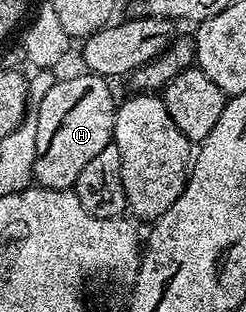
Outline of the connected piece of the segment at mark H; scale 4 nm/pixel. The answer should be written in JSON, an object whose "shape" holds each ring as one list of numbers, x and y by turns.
{"shape":[[86,73,84,77,81,91,58,116,57,131,50,136,49,143,46,141,40,147,33,170,33,182,38,186,46,186,49,190,73,190,79,172,83,172,84,166,112,143,118,107,118,103,113,102,113,90,109,87,112,85,100,74]]}

